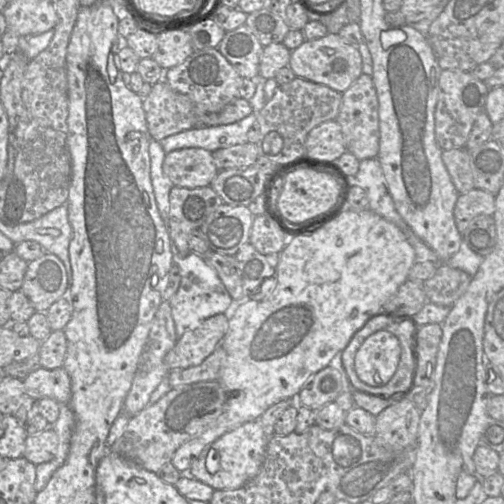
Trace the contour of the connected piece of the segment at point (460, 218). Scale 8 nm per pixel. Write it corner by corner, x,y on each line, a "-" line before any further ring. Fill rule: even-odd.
472,189
460,194
454,208
457,229
462,234
470,221
478,215
492,215
495,212
496,195
483,190

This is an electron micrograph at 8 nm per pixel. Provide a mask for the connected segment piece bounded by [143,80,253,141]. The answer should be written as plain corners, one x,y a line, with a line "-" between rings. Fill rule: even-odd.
166,81
152,85
150,94
143,99
143,109
152,140
161,141
166,137
195,127
230,124
253,113
249,100
236,98
218,113
198,111
196,105
186,96
172,90

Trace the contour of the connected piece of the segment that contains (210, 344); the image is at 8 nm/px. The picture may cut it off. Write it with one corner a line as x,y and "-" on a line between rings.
225,313
204,320
197,328
184,333
166,354
170,371
201,364
220,345
229,327

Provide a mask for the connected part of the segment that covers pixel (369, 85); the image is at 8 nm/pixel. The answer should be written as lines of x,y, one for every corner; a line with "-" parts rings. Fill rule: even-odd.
362,74
342,94
342,101
335,120
339,123
346,149
360,161
377,157
379,151
378,99
370,75

